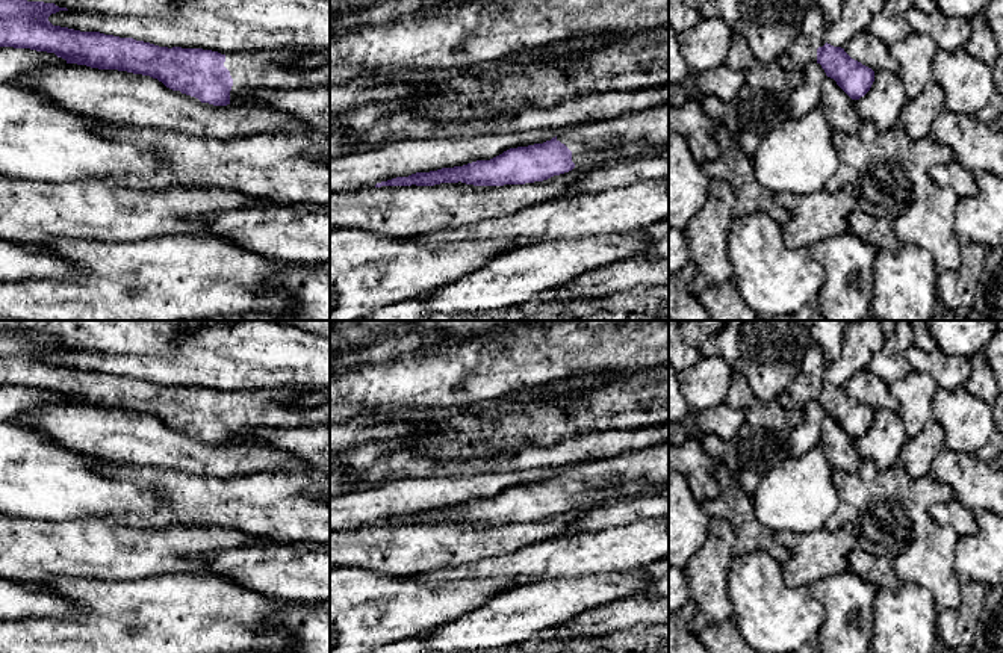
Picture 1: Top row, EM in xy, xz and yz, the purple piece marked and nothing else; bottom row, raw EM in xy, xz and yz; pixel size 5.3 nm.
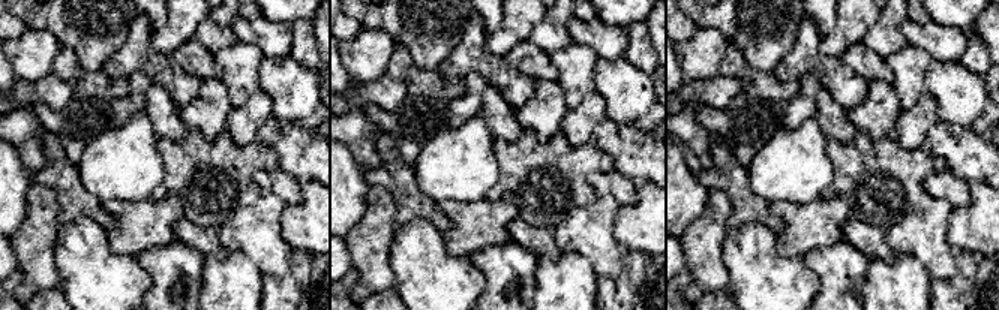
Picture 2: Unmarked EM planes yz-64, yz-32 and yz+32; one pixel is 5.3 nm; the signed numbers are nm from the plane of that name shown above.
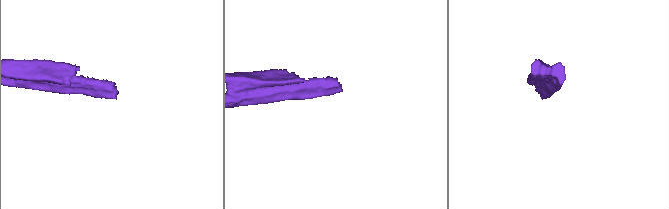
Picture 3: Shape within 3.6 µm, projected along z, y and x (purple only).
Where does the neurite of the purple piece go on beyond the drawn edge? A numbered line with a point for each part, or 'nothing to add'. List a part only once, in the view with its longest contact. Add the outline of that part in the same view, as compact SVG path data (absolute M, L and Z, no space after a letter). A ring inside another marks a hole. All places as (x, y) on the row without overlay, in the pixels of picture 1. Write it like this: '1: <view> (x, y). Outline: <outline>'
1: xy (263, 408). Outline: M281 388L225 393L224 405L233 417L230 443L250 443L242 434L257 428L330 425L330 402L312 408L295 405L307 391L310 390Z

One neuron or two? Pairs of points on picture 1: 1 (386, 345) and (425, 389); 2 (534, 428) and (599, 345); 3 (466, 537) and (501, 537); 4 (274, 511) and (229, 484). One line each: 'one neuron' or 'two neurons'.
1: two neurons
2: two neurons
3: one neuron
4: one neuron

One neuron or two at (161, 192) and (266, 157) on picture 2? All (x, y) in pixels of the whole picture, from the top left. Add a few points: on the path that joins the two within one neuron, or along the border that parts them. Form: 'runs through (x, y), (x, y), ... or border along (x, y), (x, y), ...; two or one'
runs through (186, 174), (195, 165), (240, 163); one

